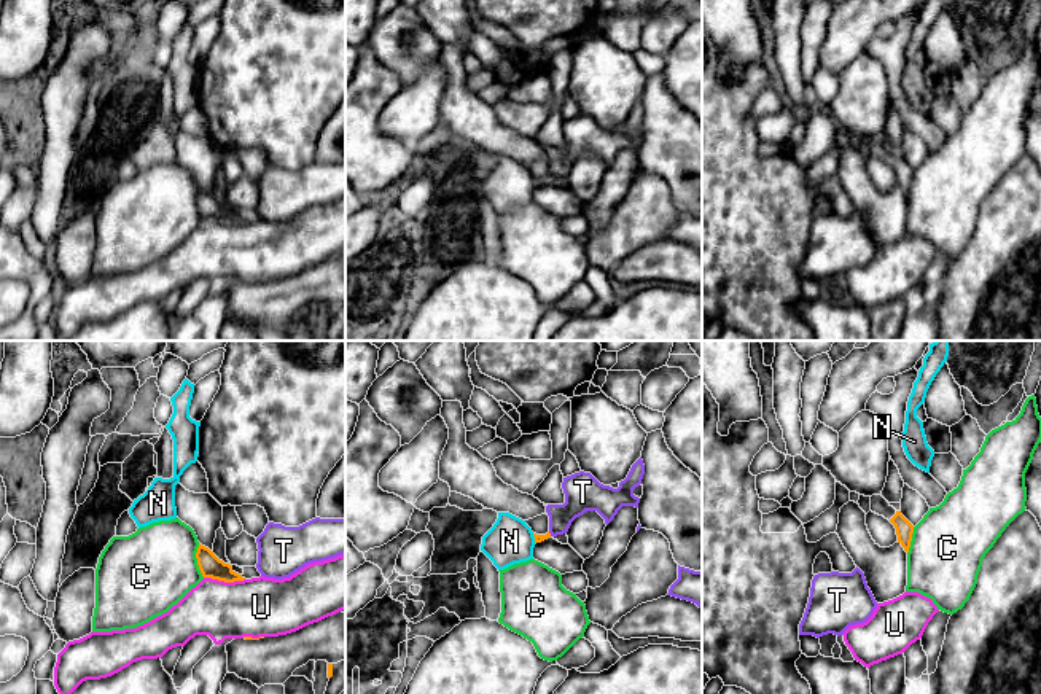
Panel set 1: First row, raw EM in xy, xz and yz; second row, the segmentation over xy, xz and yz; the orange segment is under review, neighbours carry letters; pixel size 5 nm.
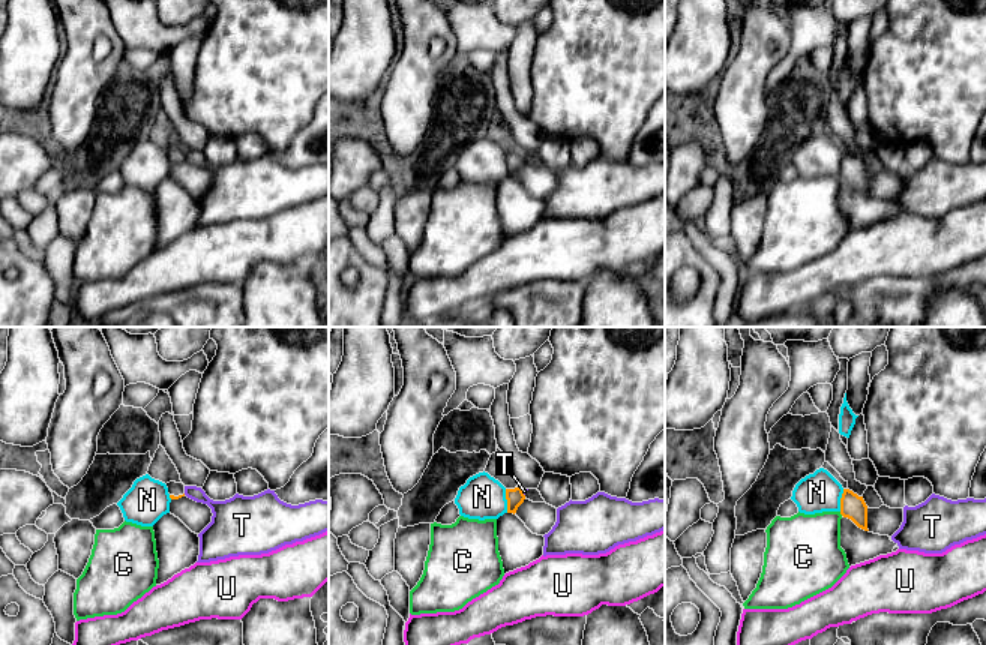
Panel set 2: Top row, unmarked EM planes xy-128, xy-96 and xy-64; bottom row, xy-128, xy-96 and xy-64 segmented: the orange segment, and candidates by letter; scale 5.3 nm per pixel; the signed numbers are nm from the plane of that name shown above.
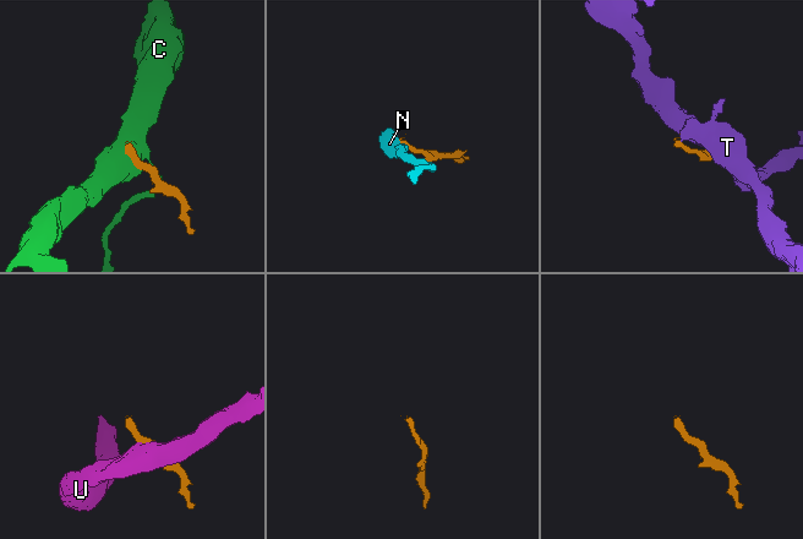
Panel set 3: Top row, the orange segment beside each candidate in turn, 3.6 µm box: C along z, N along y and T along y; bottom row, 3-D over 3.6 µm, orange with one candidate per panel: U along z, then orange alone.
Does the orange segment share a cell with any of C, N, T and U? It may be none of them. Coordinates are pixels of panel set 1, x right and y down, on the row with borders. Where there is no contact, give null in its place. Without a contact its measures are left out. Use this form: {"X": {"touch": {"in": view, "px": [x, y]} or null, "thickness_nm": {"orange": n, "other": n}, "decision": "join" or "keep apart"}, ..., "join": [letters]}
{"C": {"touch": {"in": "xy", "px": [198, 561]}, "thickness_nm": {"orange": 110, "other": 420}, "decision": "keep apart"}, "N": {"touch": {"in": "xz", "px": [535, 538]}, "thickness_nm": {"orange": 50, "other": 220}, "decision": "keep apart"}, "T": {"touch": {"in": "xz", "px": [549, 534]}, "thickness_nm": {"orange": 50, "other": 170}, "decision": "keep apart"}, "U": {"touch": {"in": "xy", "px": [225, 581]}, "thickness_nm": {"orange": 110, "other": 300}, "decision": "keep apart"}, "join": []}

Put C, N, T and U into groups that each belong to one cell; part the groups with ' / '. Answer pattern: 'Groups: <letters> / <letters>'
Groups: C / N / T / U

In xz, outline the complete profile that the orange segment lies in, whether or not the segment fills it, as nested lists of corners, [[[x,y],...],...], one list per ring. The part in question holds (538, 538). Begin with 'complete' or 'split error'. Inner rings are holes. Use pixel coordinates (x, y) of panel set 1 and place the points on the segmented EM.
split error; [[[541,514],[533,519],[528,519],[528,520],[525,520],[525,524],[532,528],[535,543],[541,543],[541,541],[551,538],[548,514]]]

